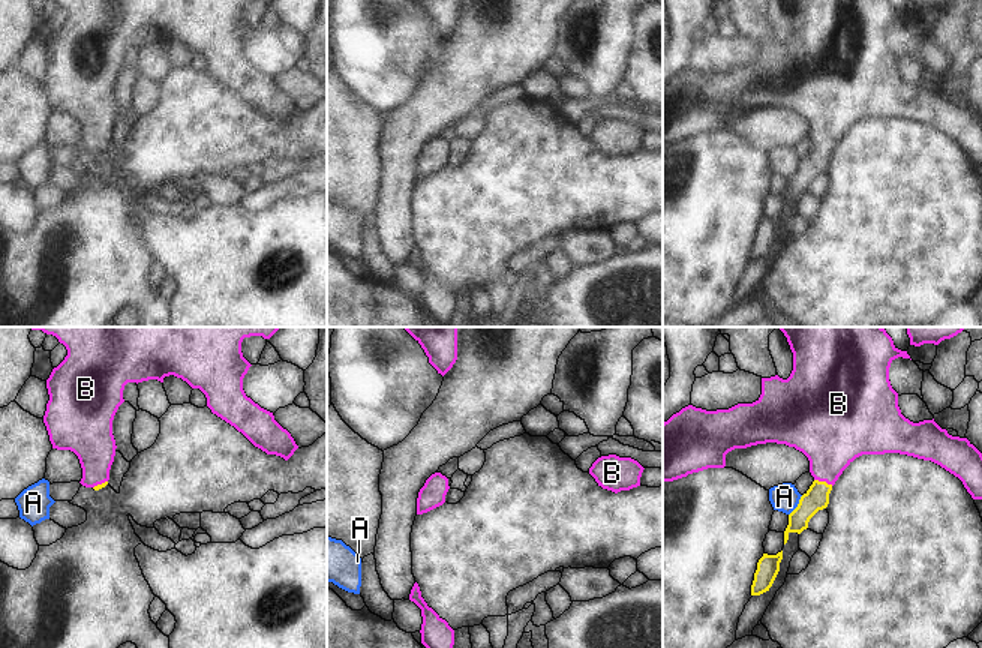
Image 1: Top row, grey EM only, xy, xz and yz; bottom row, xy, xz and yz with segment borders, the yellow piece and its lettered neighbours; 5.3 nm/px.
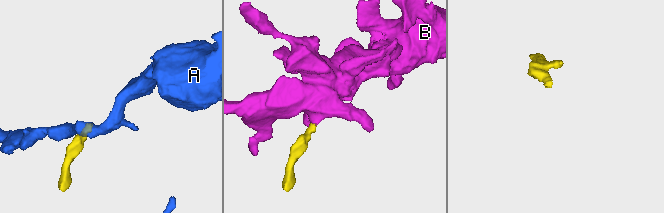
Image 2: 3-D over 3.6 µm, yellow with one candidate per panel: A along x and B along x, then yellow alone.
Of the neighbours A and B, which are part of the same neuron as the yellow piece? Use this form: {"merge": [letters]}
{"merge": ["B"]}

